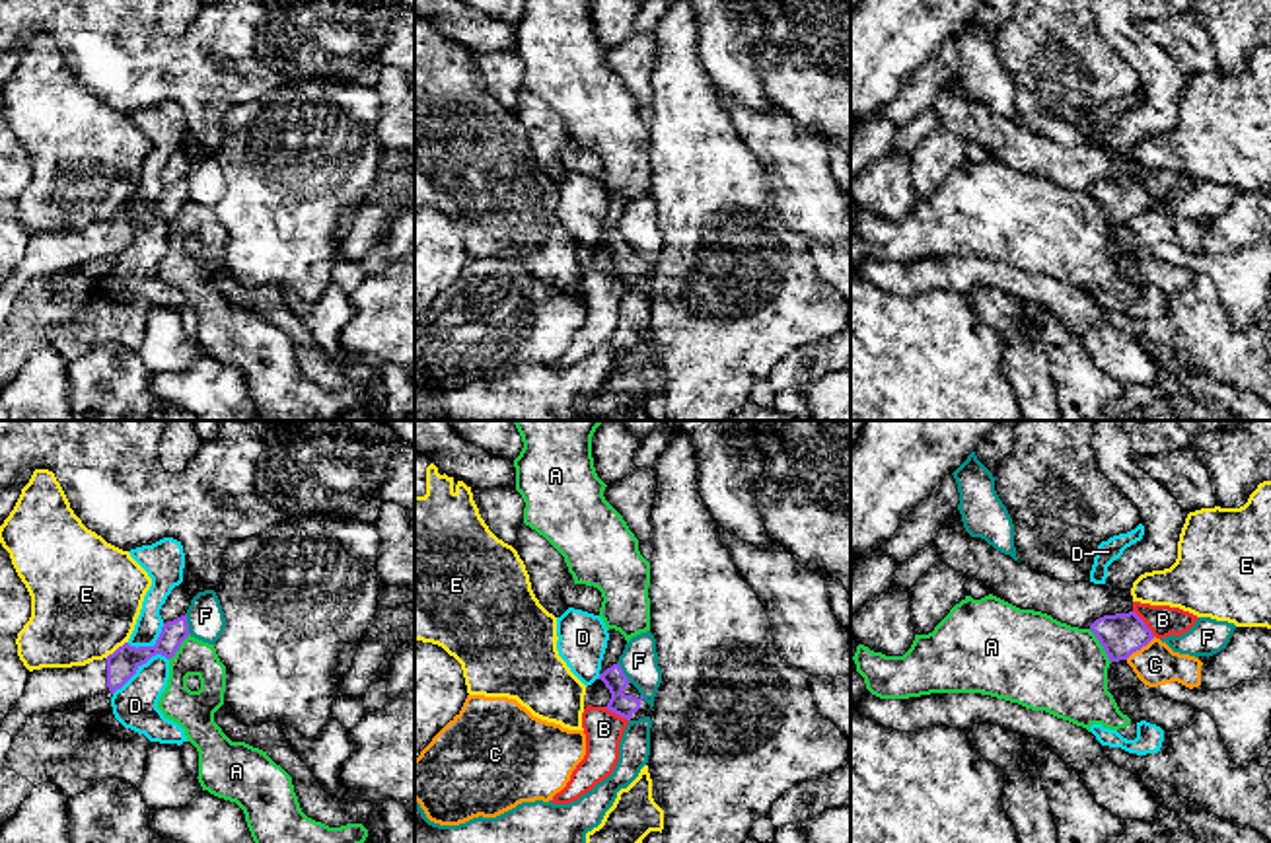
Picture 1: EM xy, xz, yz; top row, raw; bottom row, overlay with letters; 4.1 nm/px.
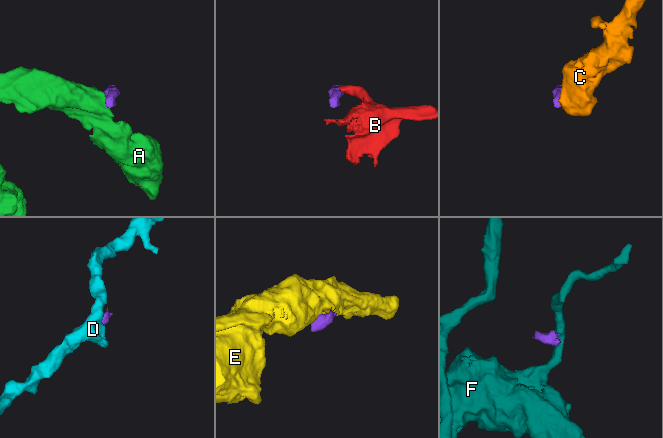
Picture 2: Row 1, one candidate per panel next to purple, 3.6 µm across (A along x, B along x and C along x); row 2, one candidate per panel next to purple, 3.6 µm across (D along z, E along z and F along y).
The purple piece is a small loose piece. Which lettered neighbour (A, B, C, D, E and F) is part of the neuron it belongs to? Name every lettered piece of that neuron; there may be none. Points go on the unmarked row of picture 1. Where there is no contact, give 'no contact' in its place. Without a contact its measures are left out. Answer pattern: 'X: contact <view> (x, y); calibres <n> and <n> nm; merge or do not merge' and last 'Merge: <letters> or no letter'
A: contact yz (1102, 209); calibres 180 and 380 nm; do not merge
B: contact yz (1145, 187); calibres 180 and 130 nm; do not merge
C: contact yz (1139, 213); calibres 180 and 180 nm; do not merge
D: contact xy (141, 228); calibres 120 and 190 nm; do not merge
E: contact xy (117, 213); calibres 120 and 460 nm; do not merge
F: contact xy (187, 187); calibres 100 and 150 nm; do not merge
Merge: no letter

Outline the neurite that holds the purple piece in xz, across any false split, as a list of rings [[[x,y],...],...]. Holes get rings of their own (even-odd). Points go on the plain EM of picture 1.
[[[619,228],[607,232],[599,241],[611,257],[607,275],[627,282],[638,284],[650,280],[652,273],[638,257],[638,253],[627,243]]]

